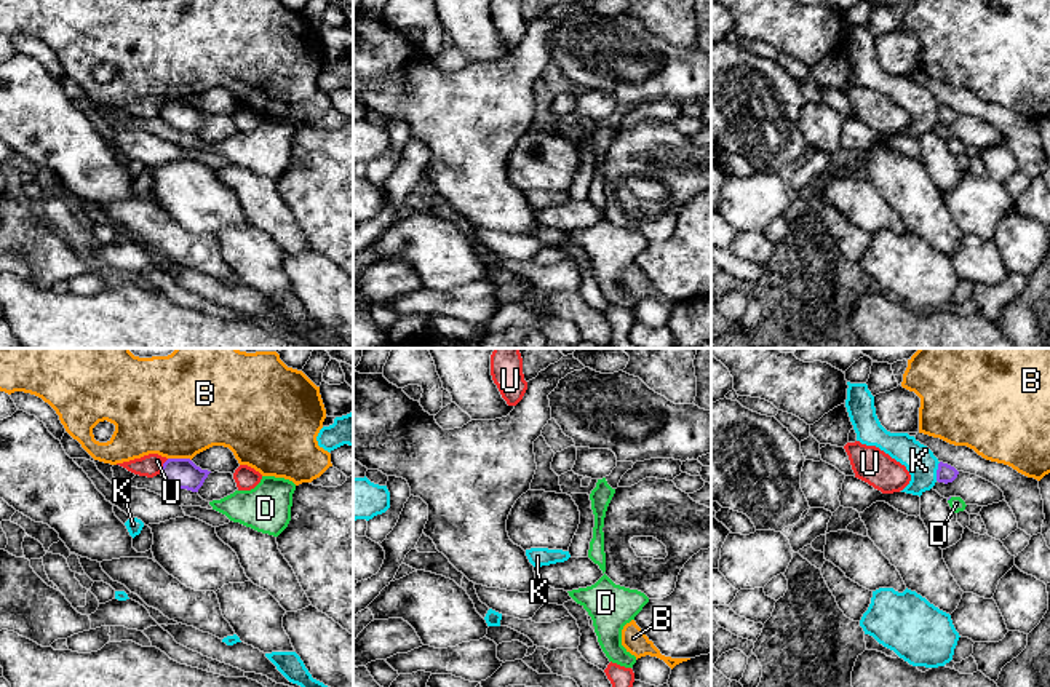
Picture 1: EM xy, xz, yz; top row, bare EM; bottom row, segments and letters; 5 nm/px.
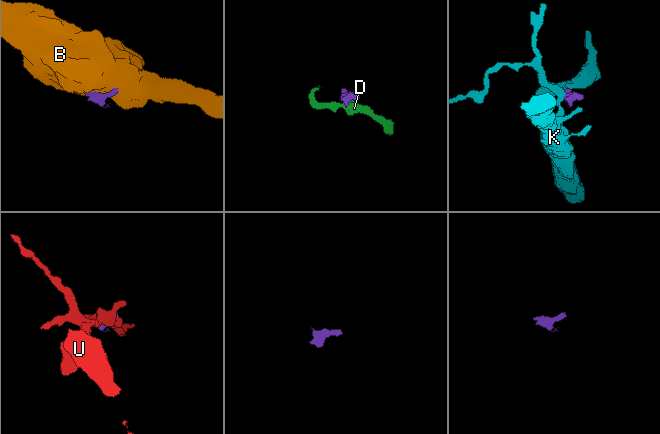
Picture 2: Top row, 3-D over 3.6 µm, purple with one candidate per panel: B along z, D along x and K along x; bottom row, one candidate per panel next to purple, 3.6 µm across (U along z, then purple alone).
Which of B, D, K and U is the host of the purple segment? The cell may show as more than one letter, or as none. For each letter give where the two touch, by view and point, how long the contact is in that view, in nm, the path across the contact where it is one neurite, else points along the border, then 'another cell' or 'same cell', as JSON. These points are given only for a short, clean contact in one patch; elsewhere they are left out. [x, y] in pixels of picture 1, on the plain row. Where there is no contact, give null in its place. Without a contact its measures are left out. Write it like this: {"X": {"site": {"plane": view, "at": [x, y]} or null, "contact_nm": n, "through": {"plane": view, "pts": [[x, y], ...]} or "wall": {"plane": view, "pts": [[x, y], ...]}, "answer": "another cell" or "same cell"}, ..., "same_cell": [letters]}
{"B": {"site": {"plane": "xy", "at": [179, 101]}, "contact_nm": 120, "answer": "another cell"}, "D": {"site": null, "answer": "same cell"}, "K": {"site": {"plane": "yz", "at": [937, 114]}, "contact_nm": 100, "wall": {"plane": "yz", "pts": [[940, 104], [935, 122]]}, "answer": "another cell"}, "U": {"site": {"plane": "xy", "at": [163, 107]}, "contact_nm": 80, "answer": "another cell"}, "same_cell": ["D"]}

